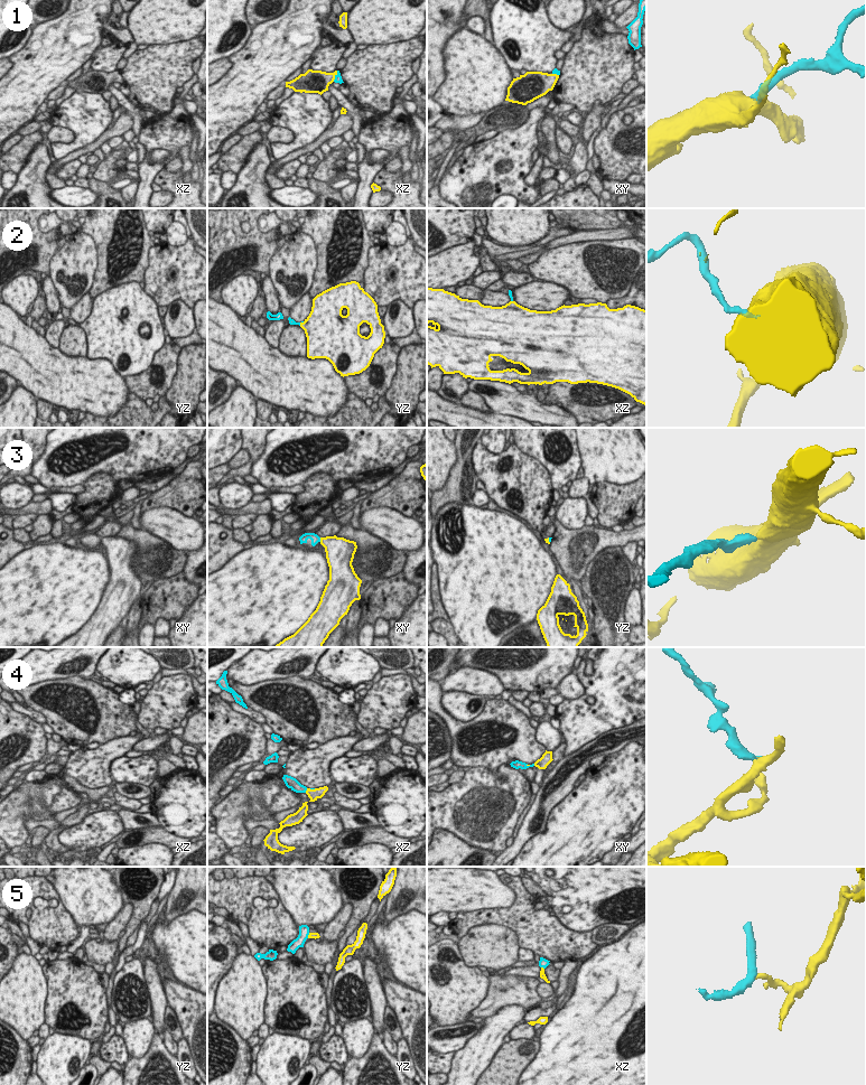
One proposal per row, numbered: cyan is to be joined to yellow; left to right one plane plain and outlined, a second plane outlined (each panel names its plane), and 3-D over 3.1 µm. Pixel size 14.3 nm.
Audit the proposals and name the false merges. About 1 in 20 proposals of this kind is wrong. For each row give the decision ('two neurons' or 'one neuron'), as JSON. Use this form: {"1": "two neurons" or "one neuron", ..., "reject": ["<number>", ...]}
{"1": "one neuron", "2": "one neuron", "3": "two neurons", "4": "one neuron", "5": "one neuron", "reject": ["3"]}

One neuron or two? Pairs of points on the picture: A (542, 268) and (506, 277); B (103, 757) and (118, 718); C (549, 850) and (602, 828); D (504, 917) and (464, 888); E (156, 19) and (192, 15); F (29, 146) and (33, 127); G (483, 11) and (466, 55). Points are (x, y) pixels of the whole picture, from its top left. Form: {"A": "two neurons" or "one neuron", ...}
{"A": "two neurons", "B": "two neurons", "C": "one neuron", "D": "two neurons", "E": "one neuron", "F": "two neurons", "G": "two neurons"}

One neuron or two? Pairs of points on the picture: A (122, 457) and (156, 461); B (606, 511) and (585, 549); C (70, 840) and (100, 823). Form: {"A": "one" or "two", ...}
{"A": "one", "B": "two", "C": "one"}

